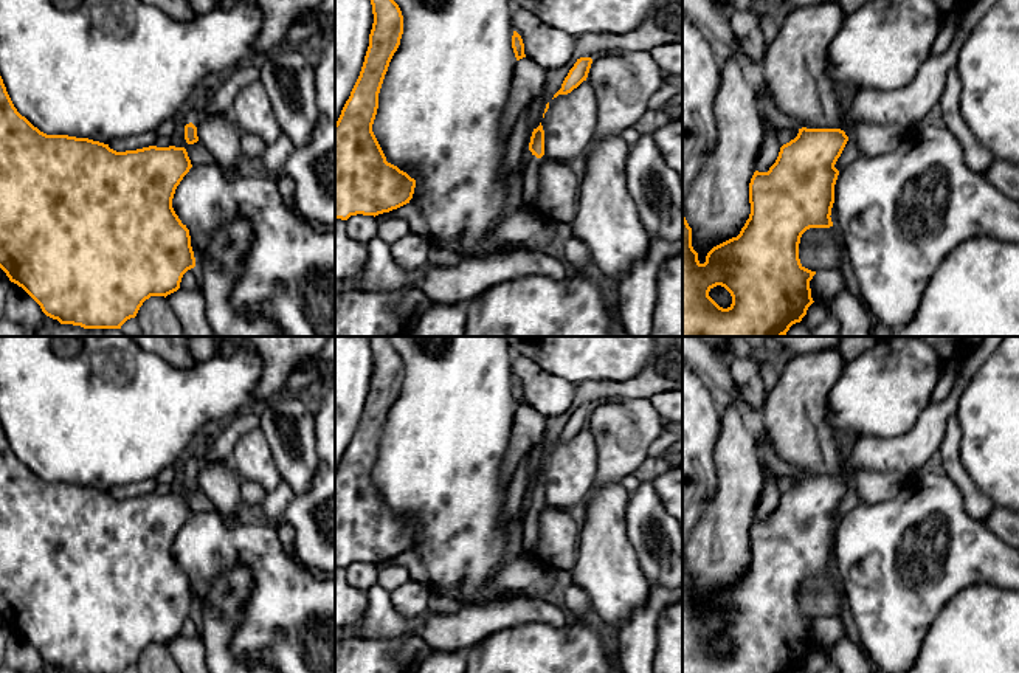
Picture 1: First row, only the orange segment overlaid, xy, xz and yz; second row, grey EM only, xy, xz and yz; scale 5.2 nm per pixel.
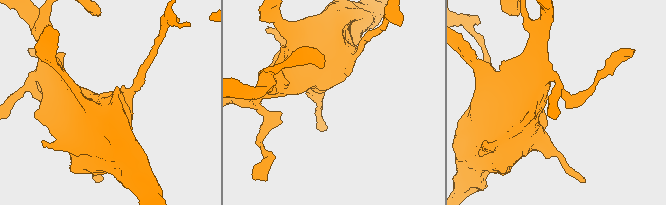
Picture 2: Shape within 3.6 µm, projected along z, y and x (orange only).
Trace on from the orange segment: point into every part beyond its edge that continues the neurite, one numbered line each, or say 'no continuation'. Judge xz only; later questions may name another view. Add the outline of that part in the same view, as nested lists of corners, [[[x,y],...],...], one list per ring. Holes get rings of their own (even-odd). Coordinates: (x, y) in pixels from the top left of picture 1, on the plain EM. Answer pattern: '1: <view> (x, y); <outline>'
1: xz (529, 534); [[[535,502],[530,504],[530,509],[527,510],[523,523],[518,527],[518,543],[516,549],[520,549],[523,554],[534,560],[541,560],[543,563],[549,563],[547,558],[541,557],[538,552],[538,541],[540,541],[540,513],[546,507],[543,502],[541,506],[537,506]]]

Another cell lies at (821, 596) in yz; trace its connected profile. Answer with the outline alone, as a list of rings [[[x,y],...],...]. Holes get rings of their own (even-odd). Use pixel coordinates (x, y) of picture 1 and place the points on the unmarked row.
[[[838,572],[807,577],[799,591],[802,614],[811,619],[838,617],[850,620],[842,582]]]

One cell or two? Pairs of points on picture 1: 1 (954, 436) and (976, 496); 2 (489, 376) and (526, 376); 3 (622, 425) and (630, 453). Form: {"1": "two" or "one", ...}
{"1": "one", "2": "two", "3": "one"}

